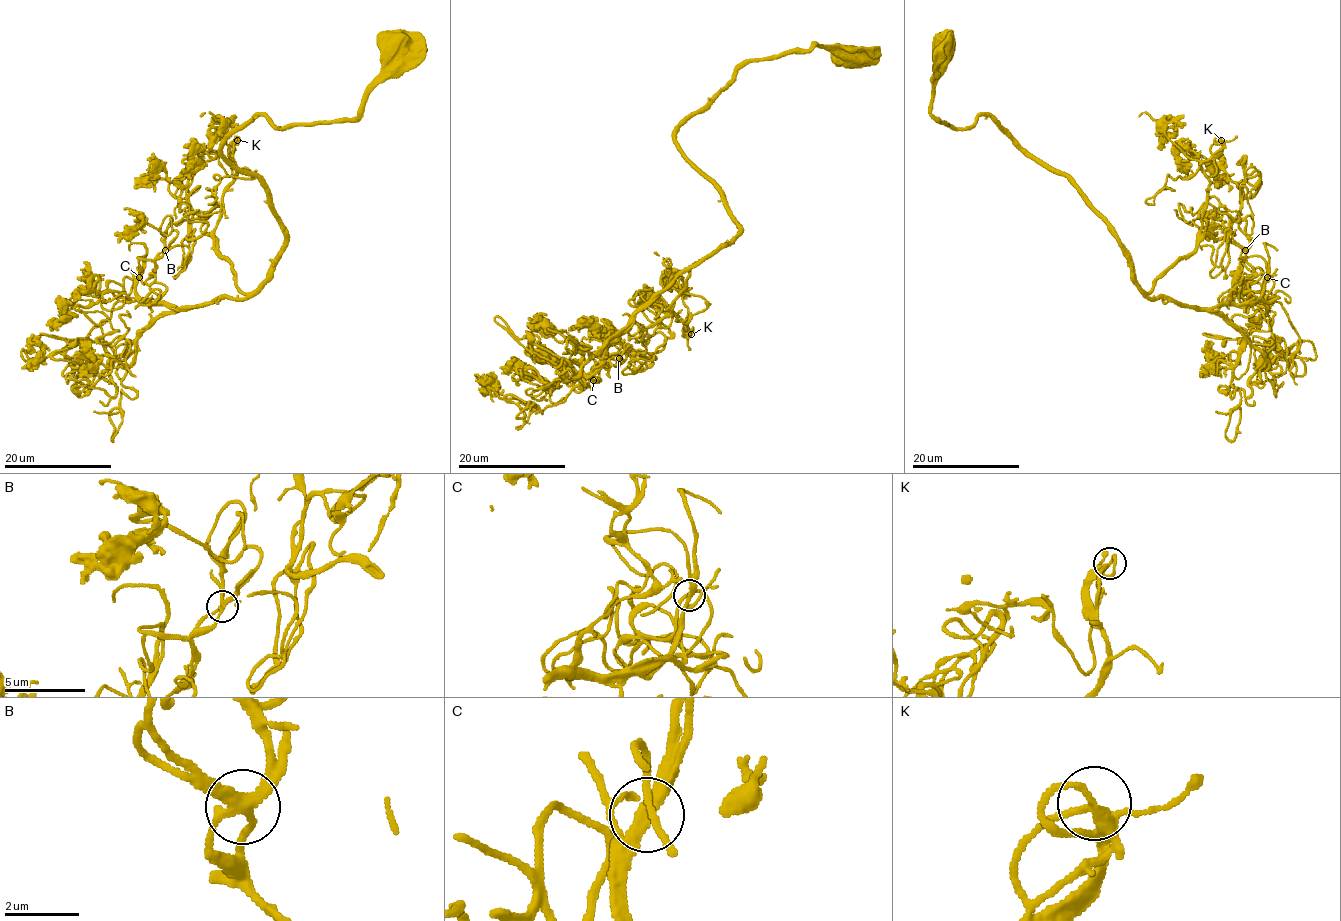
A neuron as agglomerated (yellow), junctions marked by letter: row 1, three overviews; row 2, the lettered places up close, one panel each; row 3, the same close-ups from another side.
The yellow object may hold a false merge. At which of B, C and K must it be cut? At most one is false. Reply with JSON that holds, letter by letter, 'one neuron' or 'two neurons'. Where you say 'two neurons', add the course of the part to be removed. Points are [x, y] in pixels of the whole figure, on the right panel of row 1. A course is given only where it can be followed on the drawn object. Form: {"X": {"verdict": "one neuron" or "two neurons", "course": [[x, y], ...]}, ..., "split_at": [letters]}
{"B": {"verdict": "one neuron"}, "C": {"verdict": "one neuron"}, "K": {"verdict": "one neuron"}, "split_at": []}

